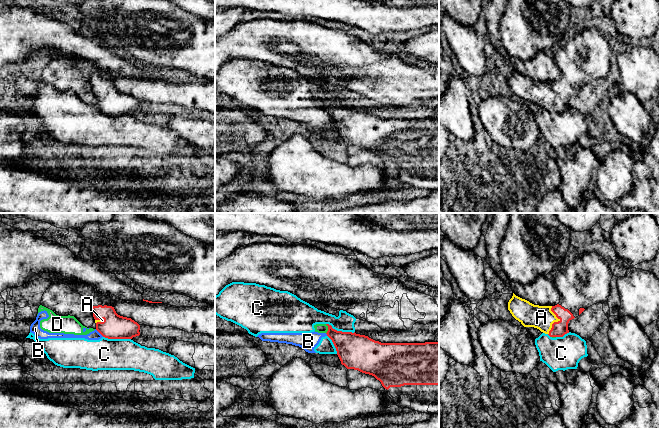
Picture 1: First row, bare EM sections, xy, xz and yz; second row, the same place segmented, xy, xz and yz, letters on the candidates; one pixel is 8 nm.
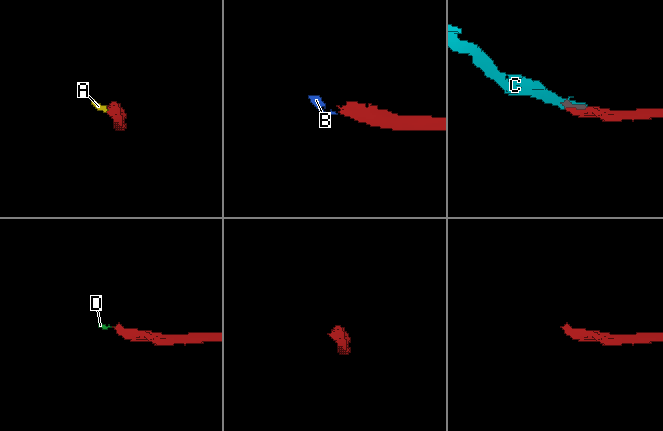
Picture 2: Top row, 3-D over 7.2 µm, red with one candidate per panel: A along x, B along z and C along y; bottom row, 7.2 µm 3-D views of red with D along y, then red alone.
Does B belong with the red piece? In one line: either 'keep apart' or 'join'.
keep apart

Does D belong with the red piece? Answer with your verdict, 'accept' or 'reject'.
reject

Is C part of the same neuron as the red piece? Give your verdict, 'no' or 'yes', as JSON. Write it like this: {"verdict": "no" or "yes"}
{"verdict": "no"}

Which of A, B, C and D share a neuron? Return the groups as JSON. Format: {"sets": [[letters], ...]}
{"sets": [["A"], ["B", "C", "D"]]}

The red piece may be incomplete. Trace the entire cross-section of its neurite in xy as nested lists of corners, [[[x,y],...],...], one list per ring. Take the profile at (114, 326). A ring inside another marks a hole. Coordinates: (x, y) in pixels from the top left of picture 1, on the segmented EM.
[[[0,222],[0,293],[7,288],[20,287],[37,280],[43,273],[54,273],[55,282],[65,279],[85,283],[95,289],[95,296],[90,299],[90,305],[96,330],[103,337],[132,339],[140,335],[140,325],[131,318],[118,315],[113,305],[116,298],[126,301],[143,301],[141,293],[93,261],[75,256],[66,246],[35,236],[32,231],[22,231]]]

